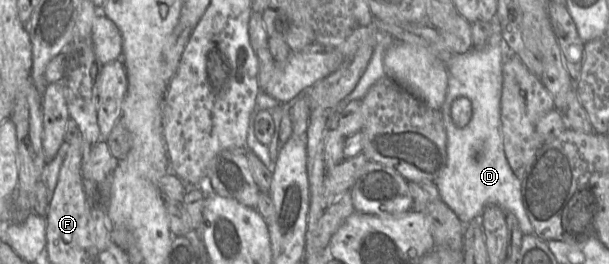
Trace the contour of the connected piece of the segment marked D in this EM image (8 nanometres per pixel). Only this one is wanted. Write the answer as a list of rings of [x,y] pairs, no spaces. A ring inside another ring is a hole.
[[[494,18],[488,43],[481,49],[454,54],[446,64],[448,87],[440,109],[446,132],[446,165],[435,181],[440,199],[456,214],[463,224],[479,220],[487,205],[501,207],[512,213],[523,234],[532,234],[533,227],[525,213],[521,199],[521,181],[515,176],[506,159],[500,131],[500,98],[502,65],[509,54],[502,36],[501,25]],[[458,97],[466,97],[472,104],[469,123],[458,128],[451,118],[451,105]]]

